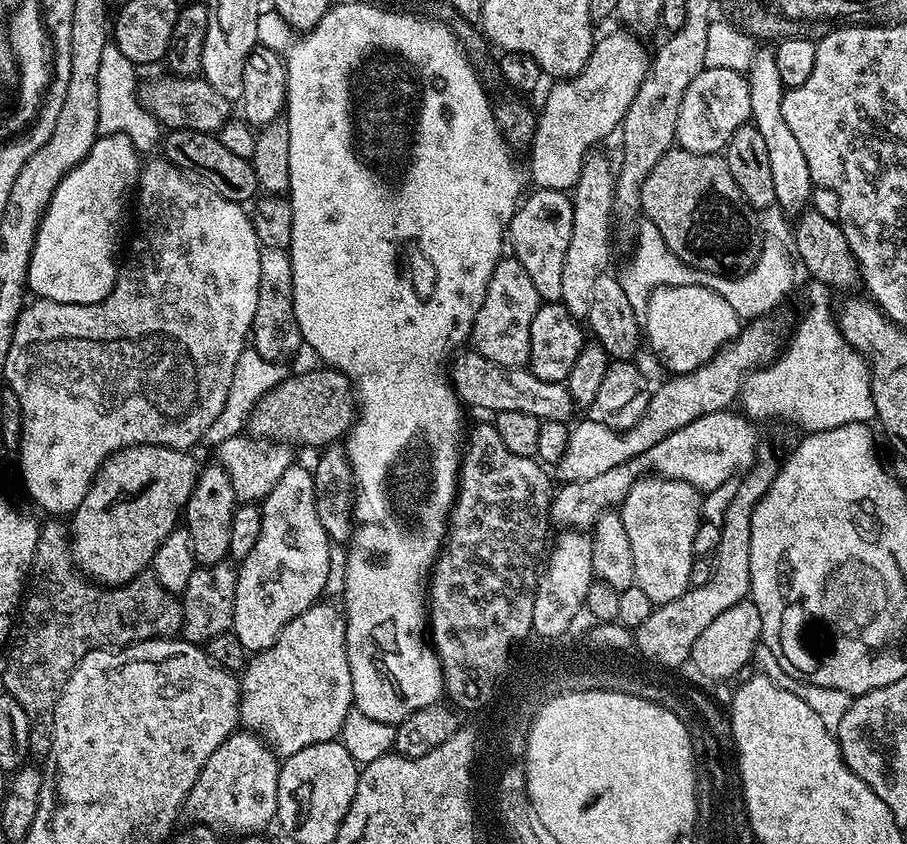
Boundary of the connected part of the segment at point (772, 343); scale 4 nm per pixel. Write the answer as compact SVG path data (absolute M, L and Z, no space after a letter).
M762 318L749 321L735 339L728 341L716 352L714 358L694 371L667 377L664 384L653 389L646 411L634 426L620 431L605 423L594 422L591 418L584 418L576 426L574 424L569 429L566 454L562 454L560 463L555 465L555 475L560 475L559 479L565 484L598 478L598 474L606 474L606 470L622 466L635 456L641 456L662 438L688 425L694 418L704 413L727 411L740 395L743 377L753 368L761 367L765 360L777 355L779 342L775 332L765 322Z

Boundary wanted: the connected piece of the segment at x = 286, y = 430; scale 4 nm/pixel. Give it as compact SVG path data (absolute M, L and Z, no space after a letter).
M319 366L313 372L287 375L259 401L250 421L253 437L283 442L289 446L308 443L315 450L332 446L347 437L358 419L358 397L351 380L335 368Z

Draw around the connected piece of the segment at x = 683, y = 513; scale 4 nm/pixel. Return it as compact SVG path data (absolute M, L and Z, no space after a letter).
M645 474L630 486L618 513L626 528L634 556L636 585L650 598L653 606L674 602L690 587L694 559L694 534L702 523L702 493L682 480Z

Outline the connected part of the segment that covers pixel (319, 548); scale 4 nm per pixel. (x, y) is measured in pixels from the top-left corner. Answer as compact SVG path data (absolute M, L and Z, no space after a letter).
M293 466L278 478L278 486L262 501L262 534L254 542L254 550L246 559L239 561L236 574L236 597L234 598L234 618L231 633L242 642L245 653L265 652L279 640L282 630L298 614L302 614L311 604L317 603L328 584L332 572L332 548L326 530L318 518L316 509L316 487L309 469Z

